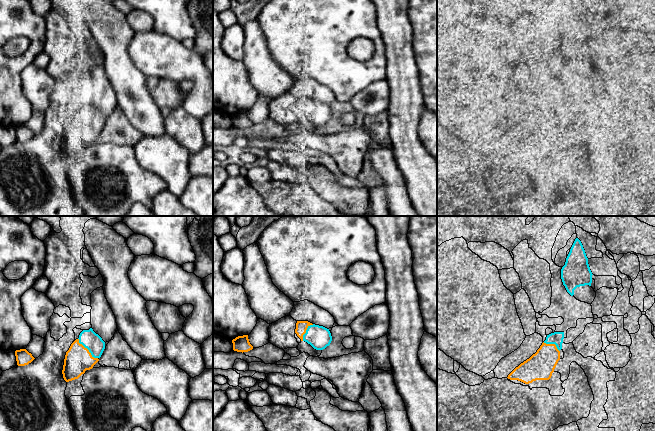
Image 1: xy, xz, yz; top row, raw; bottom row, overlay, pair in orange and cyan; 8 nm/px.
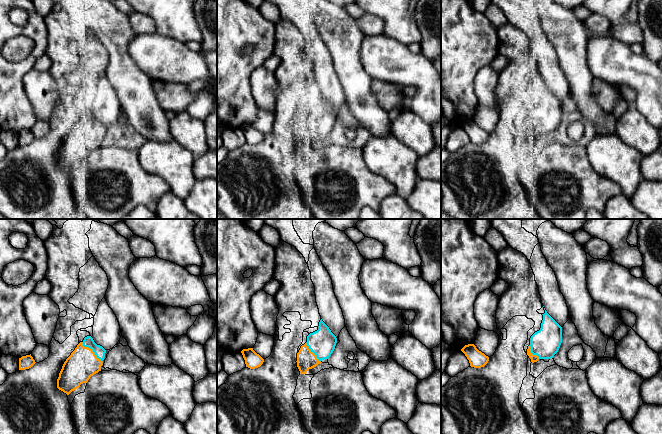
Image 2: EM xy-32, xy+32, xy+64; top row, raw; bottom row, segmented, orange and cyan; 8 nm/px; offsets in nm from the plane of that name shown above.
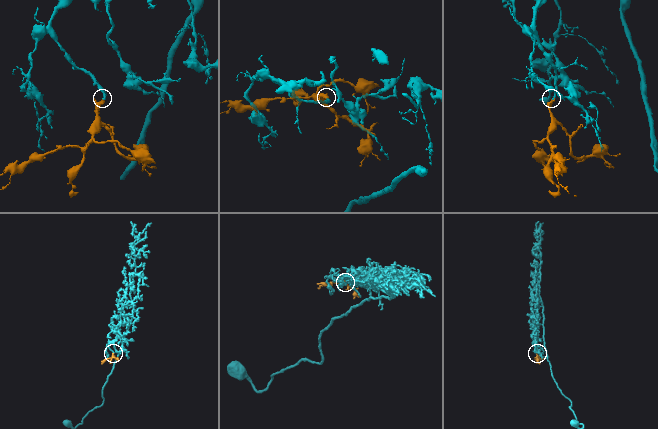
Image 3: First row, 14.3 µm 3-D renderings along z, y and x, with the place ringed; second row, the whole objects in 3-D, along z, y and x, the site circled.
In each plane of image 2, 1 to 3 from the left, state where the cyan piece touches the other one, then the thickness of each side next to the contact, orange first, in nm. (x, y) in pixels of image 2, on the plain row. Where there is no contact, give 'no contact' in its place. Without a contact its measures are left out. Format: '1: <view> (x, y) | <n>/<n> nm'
1: xy-32 (92, 126) | 240/90 nm
2: xy+32 (312, 128) | 150/220 nm
3: xy+64 (531, 129) | 60/240 nm

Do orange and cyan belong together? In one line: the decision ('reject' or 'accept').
accept

